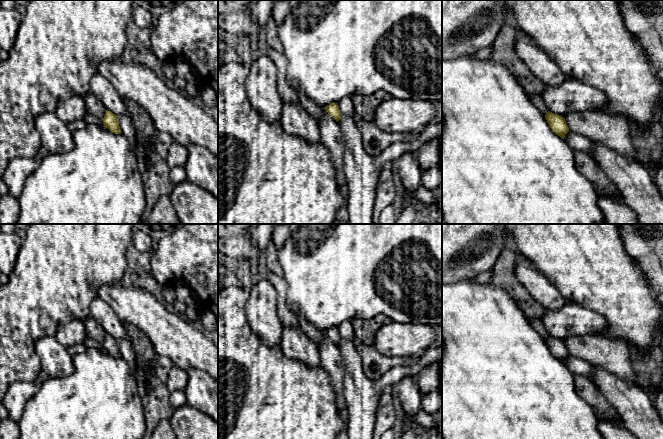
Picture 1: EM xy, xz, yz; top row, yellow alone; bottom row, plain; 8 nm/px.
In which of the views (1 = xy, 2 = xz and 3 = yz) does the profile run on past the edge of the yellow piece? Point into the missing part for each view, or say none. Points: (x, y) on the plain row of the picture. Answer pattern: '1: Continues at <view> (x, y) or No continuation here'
1: No continuation here
2: No continuation here
3: No continuation here

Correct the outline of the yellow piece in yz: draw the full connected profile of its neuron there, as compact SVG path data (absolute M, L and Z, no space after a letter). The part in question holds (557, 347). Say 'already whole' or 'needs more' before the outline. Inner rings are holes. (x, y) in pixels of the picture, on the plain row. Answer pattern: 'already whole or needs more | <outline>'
already whole | M548 335L545 339L545 343L547 344L552 355L564 363L565 359L569 356L569 352L564 341Z

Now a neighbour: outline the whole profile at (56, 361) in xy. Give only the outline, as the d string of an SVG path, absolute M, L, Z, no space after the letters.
M45 336L34 343L45 377L66 377L73 373L73 357L54 336Z

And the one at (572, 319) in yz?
M566 302L558 310L544 309L542 324L548 335L562 341L575 336L603 336L608 329L602 315L573 302Z

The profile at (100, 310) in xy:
M98 296L90 304L90 316L103 326L108 335L117 341L128 339L124 322L110 305Z

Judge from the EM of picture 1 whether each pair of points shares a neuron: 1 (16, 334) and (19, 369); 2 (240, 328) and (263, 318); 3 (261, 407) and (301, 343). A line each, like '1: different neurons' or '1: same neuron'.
1: same neuron
2: different neurons
3: different neurons

